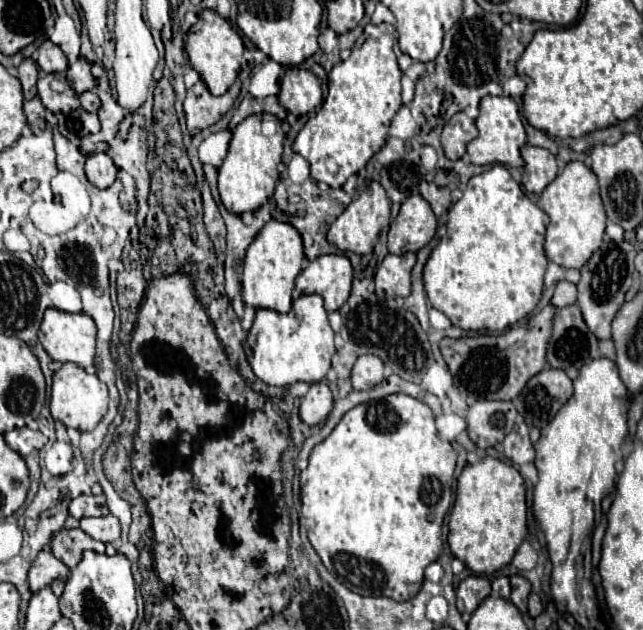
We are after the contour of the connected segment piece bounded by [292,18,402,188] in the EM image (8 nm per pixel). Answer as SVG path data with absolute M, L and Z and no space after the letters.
M372 22L368 24L360 36L360 40L356 40L352 54L348 60L336 64L330 74L328 74L328 96L322 104L322 108L304 124L304 128L298 132L292 150L300 156L304 156L310 164L310 176L316 182L324 182L330 188L340 188L352 174L360 172L366 162L386 144L388 138L388 126L394 118L394 114L398 112L398 108L402 106L402 98L400 98L400 78L402 72L398 68L396 62L396 54L394 54L395 29L390 22Z

